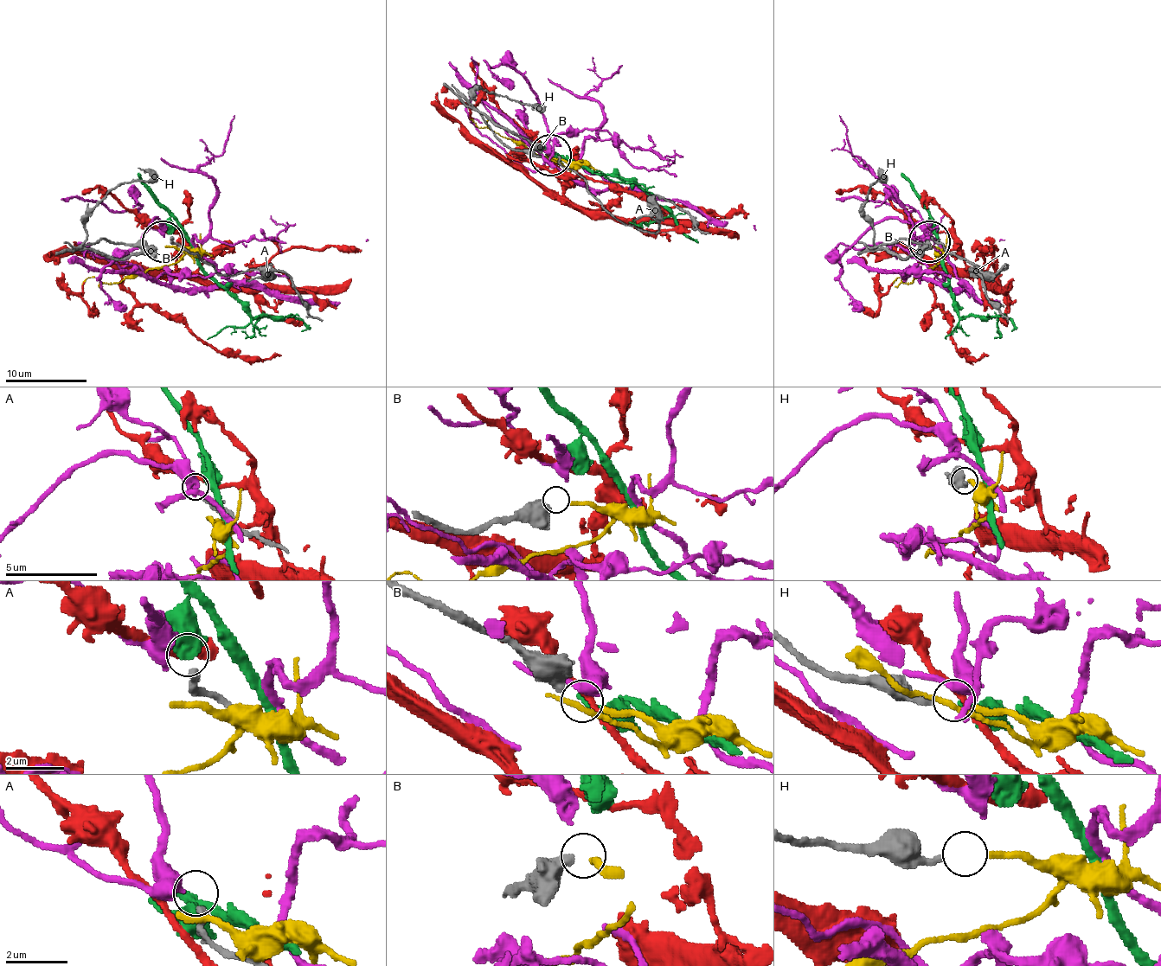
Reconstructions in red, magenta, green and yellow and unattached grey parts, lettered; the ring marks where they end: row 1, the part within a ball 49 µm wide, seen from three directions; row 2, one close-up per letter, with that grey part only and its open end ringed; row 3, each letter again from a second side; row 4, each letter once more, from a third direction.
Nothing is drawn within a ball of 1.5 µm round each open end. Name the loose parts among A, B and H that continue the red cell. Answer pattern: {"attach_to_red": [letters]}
{"attach_to_red": []}

